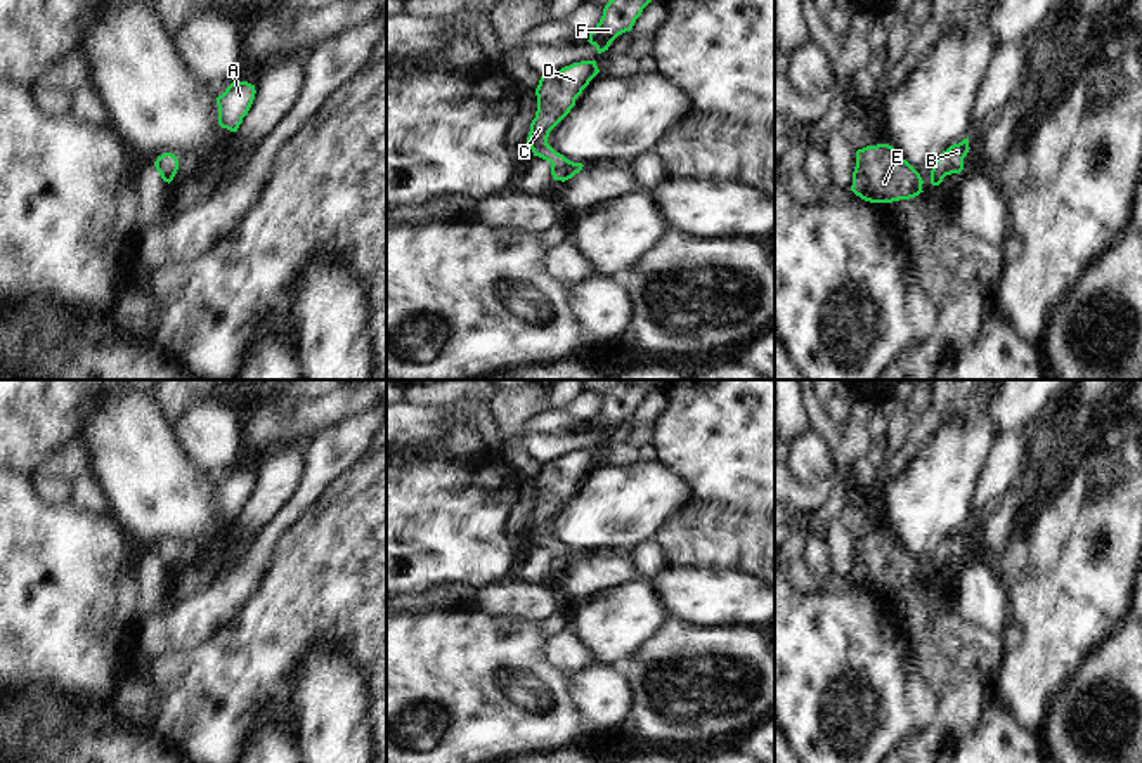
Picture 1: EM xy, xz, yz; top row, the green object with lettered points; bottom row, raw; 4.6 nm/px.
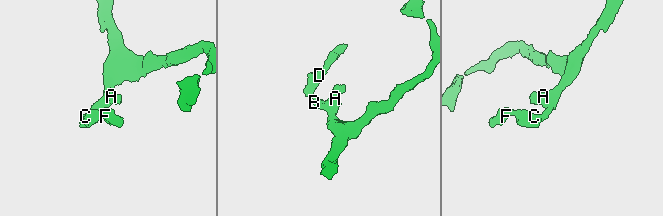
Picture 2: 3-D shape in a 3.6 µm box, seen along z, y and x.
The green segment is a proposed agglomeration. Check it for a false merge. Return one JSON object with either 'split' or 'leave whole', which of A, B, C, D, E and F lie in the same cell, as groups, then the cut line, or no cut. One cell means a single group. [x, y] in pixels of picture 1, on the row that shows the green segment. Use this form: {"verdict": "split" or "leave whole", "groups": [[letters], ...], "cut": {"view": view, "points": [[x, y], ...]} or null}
{"verdict": "leave whole", "groups": [["A", "B", "C", "D", "E", "F"]], "cut": null}

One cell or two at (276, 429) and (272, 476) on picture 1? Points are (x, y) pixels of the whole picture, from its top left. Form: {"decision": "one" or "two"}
{"decision": "two"}

